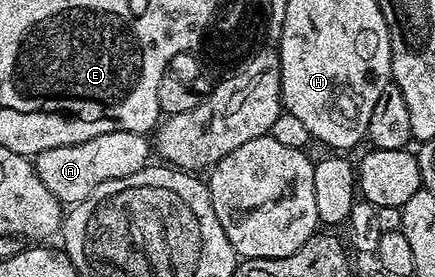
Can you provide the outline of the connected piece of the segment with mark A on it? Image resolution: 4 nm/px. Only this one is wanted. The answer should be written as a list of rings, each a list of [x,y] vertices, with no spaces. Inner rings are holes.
[[[112,132],[99,134],[95,138],[87,138],[87,142],[79,142],[71,146],[55,146],[53,150],[43,150],[35,158],[35,167],[39,174],[39,182],[55,194],[62,205],[72,206],[83,202],[103,182],[111,182],[115,178],[127,178],[127,174],[135,174],[143,170],[149,163],[151,144],[140,132]]]

